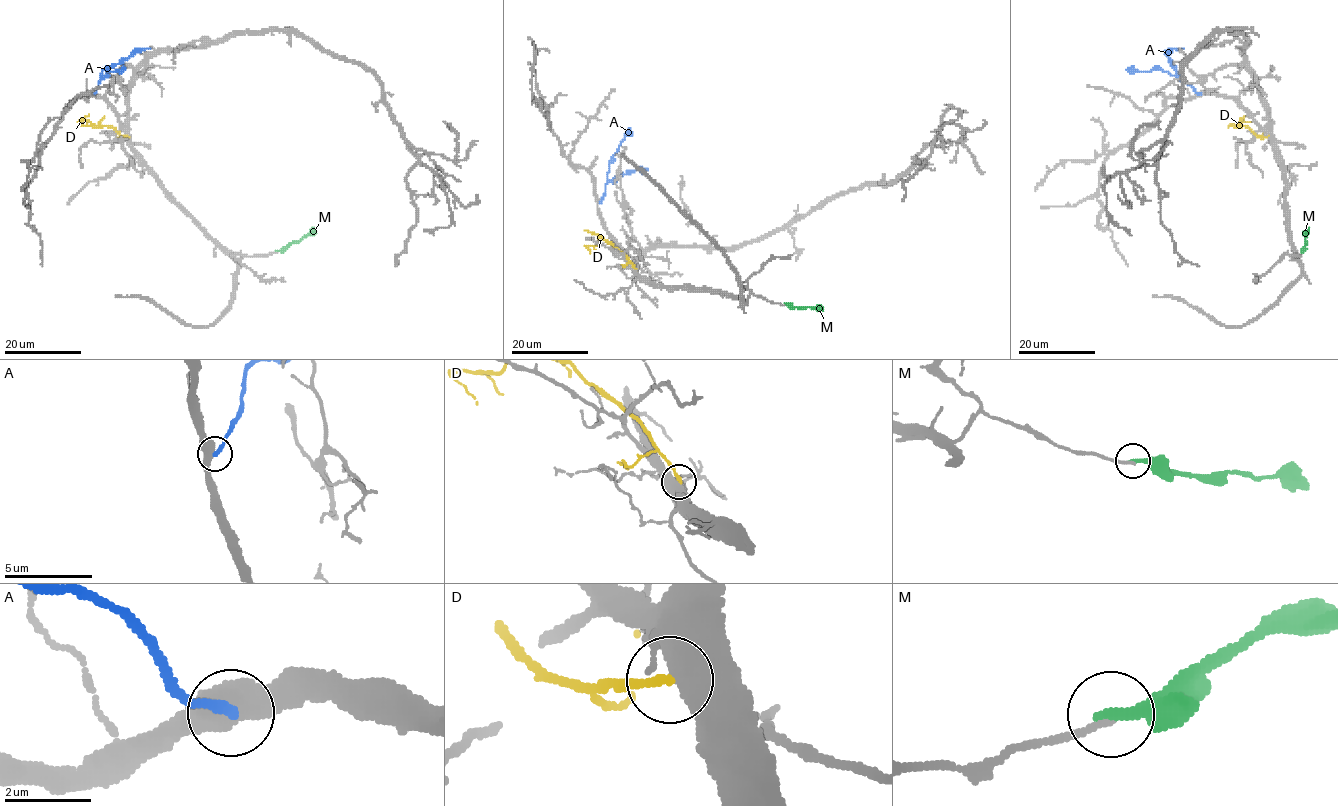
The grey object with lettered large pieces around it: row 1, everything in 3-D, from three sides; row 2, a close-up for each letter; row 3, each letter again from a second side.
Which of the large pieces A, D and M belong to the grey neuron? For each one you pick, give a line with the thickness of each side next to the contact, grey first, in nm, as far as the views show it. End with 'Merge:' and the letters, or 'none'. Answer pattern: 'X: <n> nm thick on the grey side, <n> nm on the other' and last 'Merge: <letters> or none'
Merge: none

